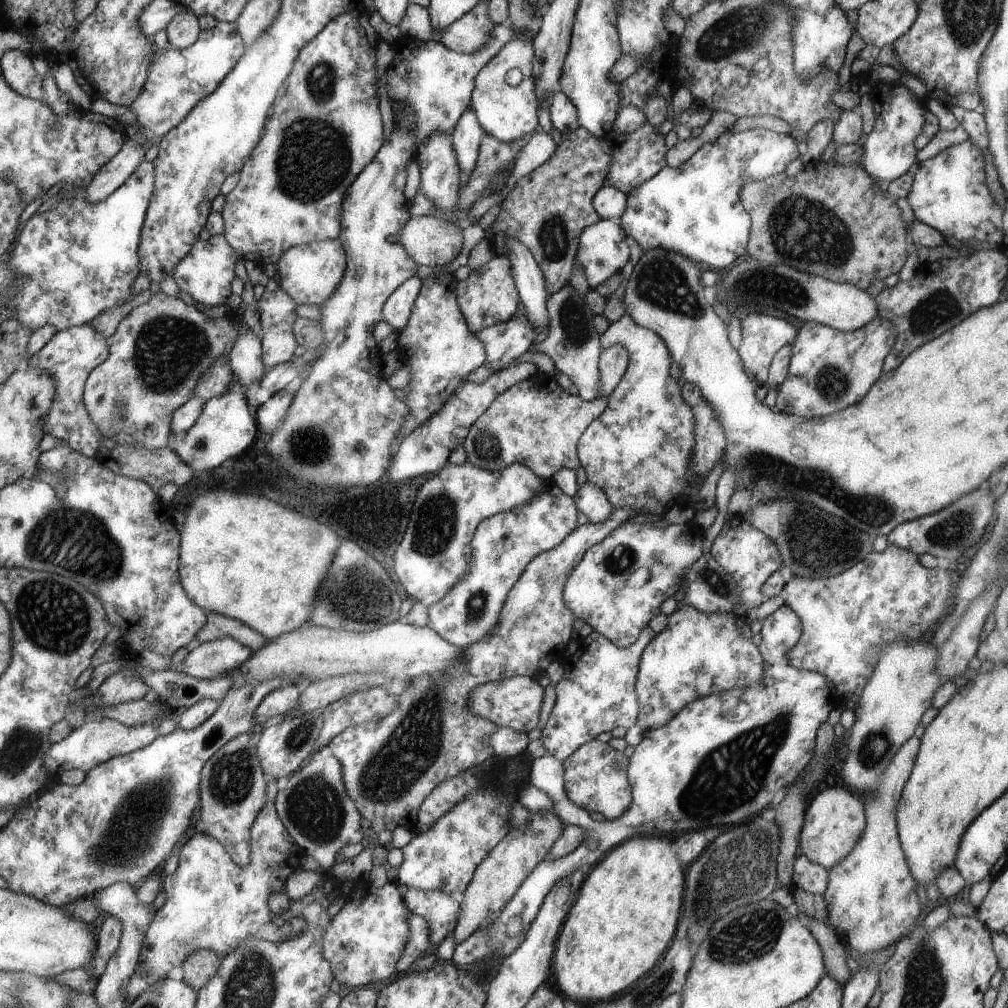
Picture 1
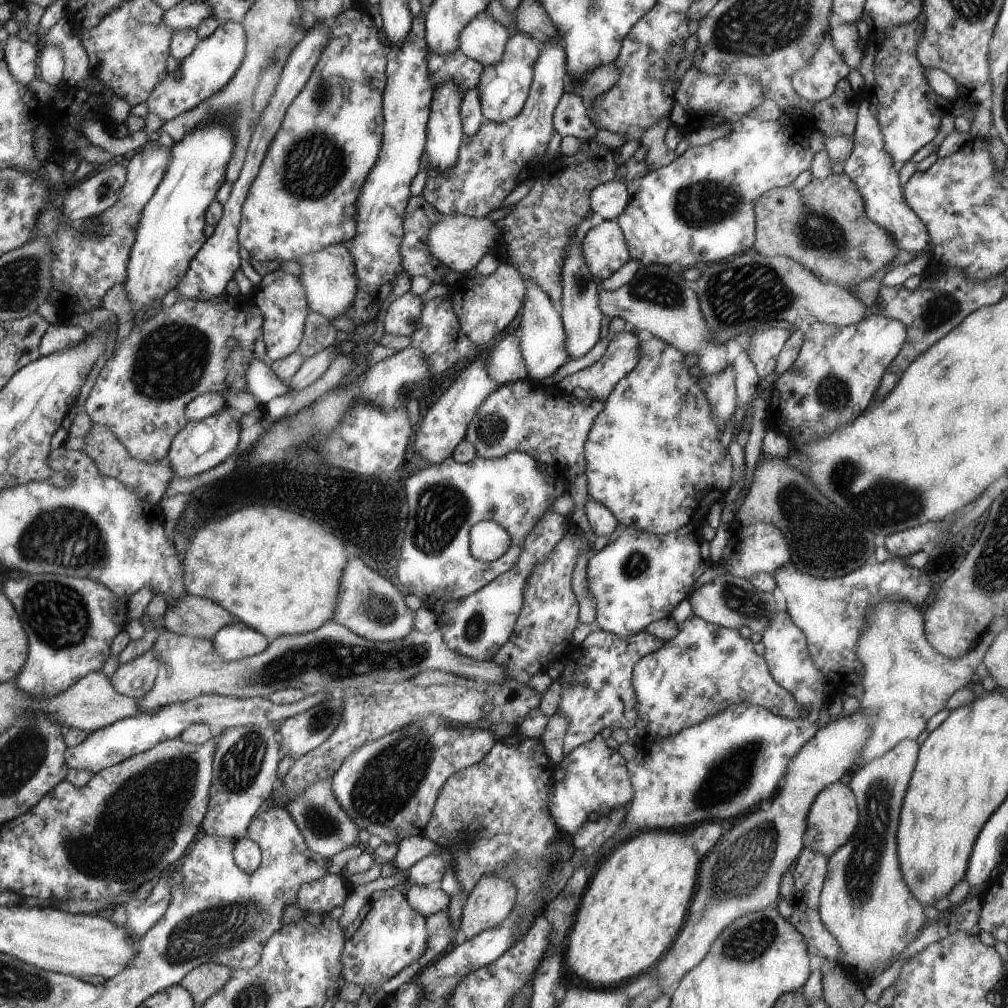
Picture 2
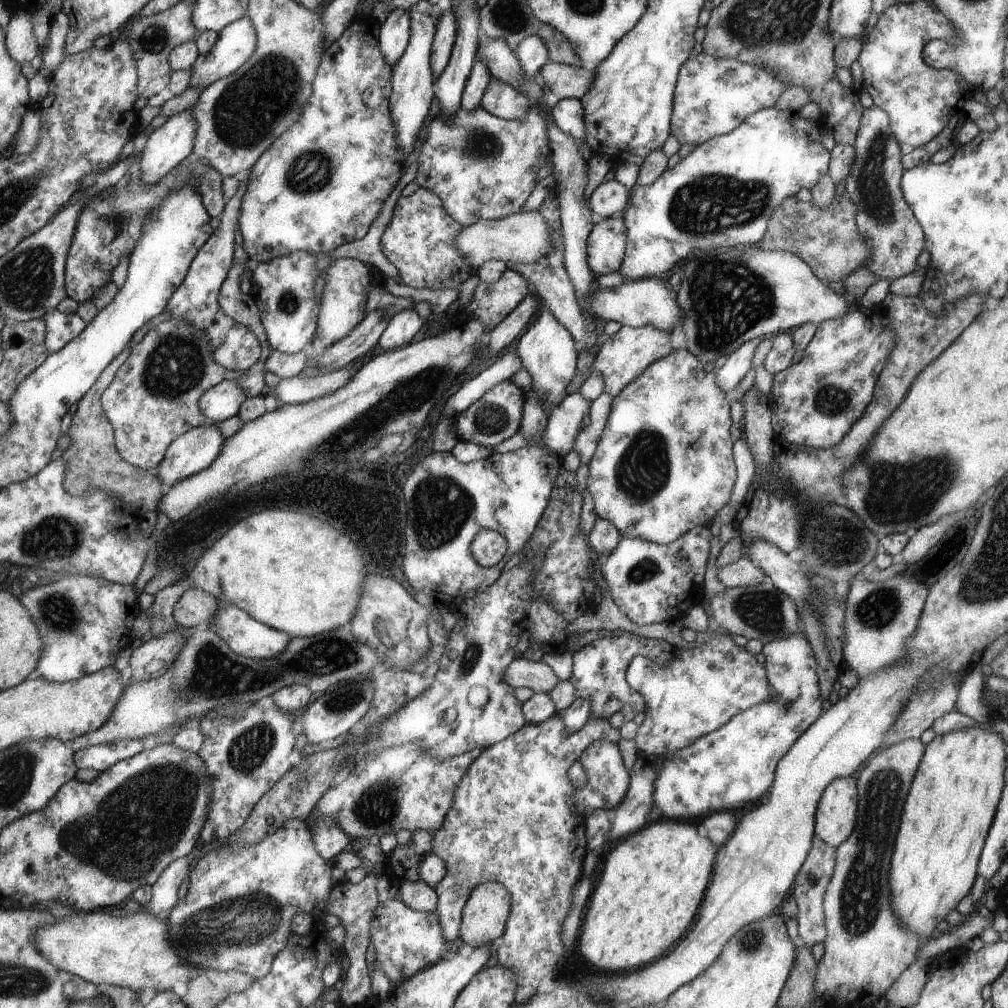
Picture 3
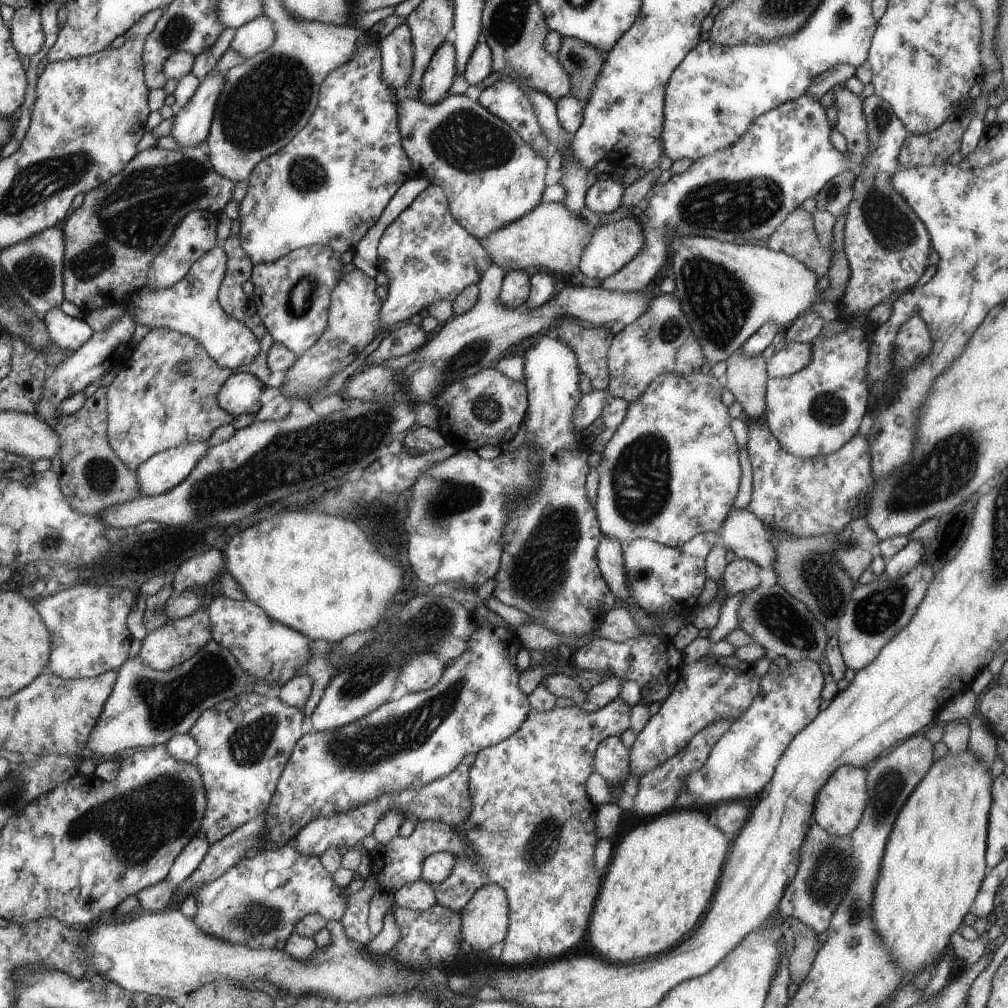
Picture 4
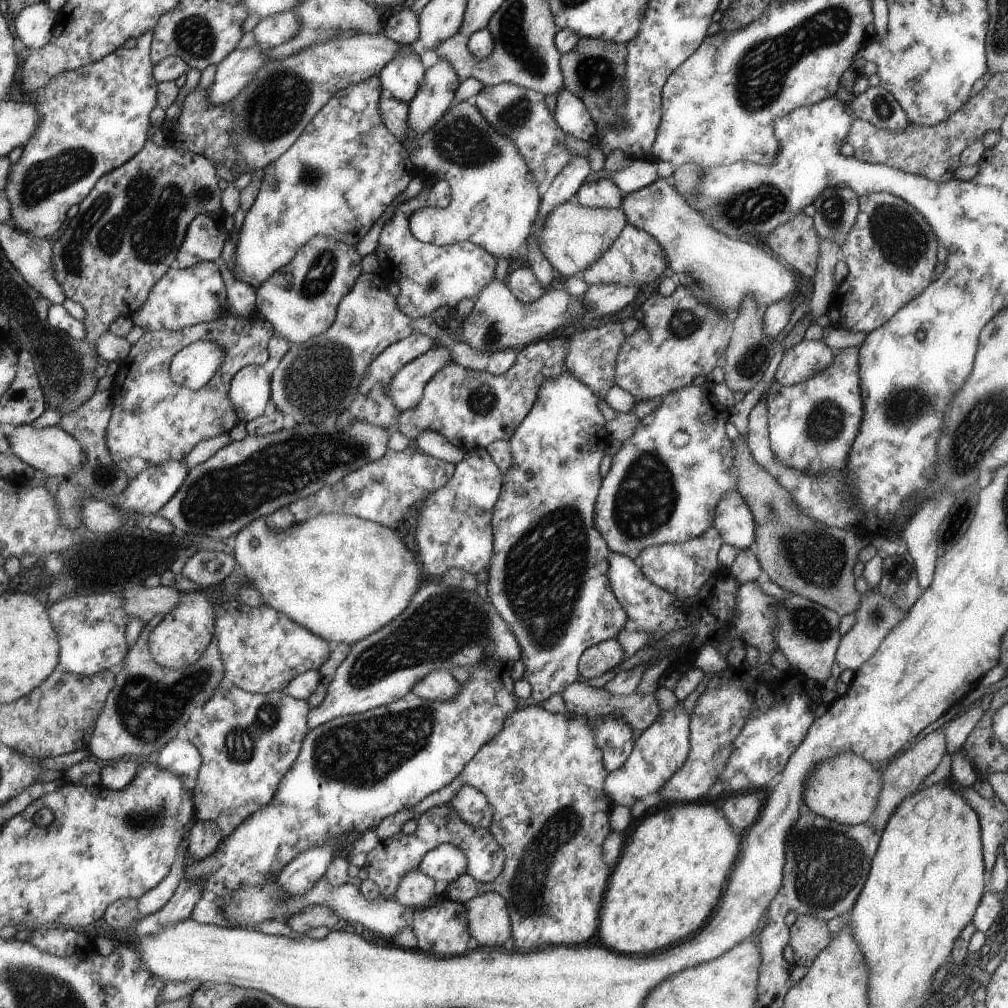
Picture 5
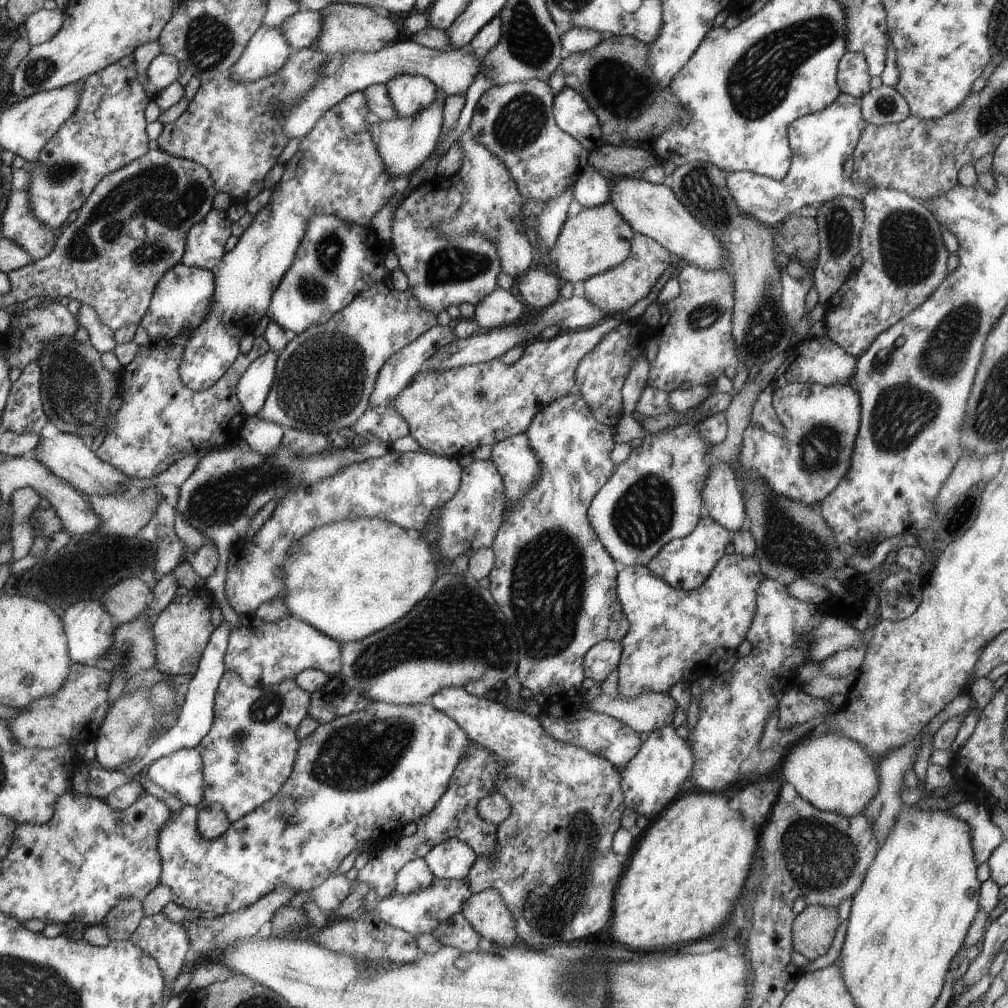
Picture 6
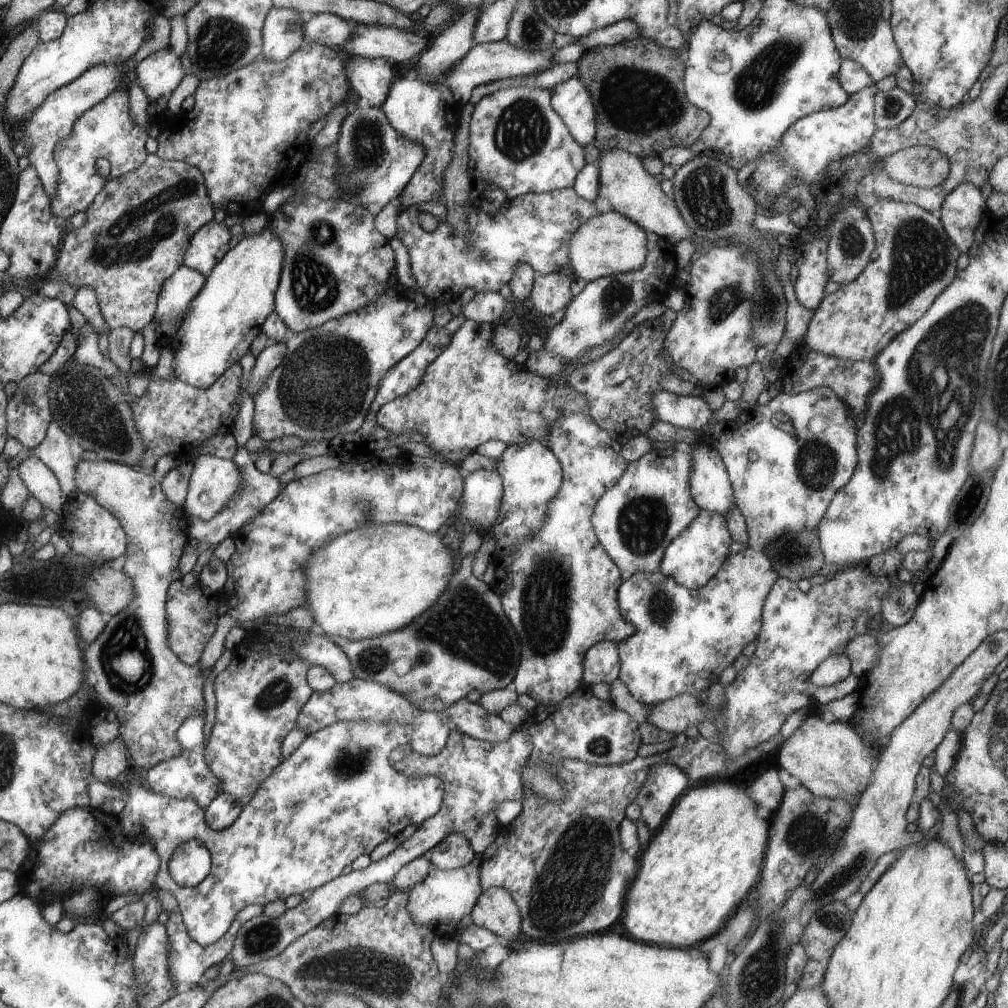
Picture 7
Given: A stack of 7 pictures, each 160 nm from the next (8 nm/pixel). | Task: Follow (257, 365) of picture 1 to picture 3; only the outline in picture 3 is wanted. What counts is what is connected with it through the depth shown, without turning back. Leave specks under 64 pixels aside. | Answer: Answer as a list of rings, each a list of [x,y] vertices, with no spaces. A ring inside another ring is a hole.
[[[342,367],[315,377],[280,379],[273,393],[285,405],[307,403],[341,389],[357,372],[356,368]]]

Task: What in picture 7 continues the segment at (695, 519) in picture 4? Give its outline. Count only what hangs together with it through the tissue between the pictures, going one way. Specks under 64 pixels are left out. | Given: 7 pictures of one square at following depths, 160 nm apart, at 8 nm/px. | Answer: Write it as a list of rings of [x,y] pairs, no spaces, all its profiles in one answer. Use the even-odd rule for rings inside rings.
[[[652,448],[638,461],[628,463],[623,476],[596,503],[591,516],[594,532],[606,554],[621,570],[623,581],[636,573],[658,571],[667,546],[698,516],[700,508],[691,493],[691,462],[687,448],[672,448],[664,453]]]

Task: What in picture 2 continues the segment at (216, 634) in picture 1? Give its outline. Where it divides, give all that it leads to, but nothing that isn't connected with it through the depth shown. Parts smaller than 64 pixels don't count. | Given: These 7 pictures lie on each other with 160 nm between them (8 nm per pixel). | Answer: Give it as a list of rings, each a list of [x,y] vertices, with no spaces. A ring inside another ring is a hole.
[[[184,595],[173,605],[170,605],[163,616],[162,622],[166,630],[179,635],[198,635],[202,638],[214,640],[214,635],[219,632],[223,626],[232,624],[236,621],[229,610],[226,610],[220,603],[214,602],[206,597],[196,595]]]

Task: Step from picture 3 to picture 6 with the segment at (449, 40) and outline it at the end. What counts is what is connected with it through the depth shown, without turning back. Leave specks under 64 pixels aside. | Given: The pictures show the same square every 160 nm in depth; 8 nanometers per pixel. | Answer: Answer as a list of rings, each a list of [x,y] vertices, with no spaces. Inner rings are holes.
[[[439,90],[437,100],[421,111],[418,117],[401,119],[396,116],[386,120],[372,118],[368,122],[367,129],[375,140],[383,167],[393,179],[404,178],[404,176],[408,178],[408,174],[414,173],[436,150],[443,123],[445,98],[445,94]]]

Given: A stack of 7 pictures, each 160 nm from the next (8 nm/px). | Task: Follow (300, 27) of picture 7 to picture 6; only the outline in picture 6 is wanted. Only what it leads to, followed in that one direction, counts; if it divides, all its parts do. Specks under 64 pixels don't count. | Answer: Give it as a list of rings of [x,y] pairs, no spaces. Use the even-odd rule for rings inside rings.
[[[262,25],[230,70],[230,77],[246,82],[276,74],[286,64],[290,47],[280,27]]]

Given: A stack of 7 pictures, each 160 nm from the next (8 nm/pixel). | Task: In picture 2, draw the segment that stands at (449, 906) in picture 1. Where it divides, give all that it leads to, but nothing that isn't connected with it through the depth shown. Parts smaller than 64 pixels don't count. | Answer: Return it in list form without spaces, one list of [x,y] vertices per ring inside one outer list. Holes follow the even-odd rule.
[[[412,883],[405,894],[412,908],[426,918],[439,913],[441,910],[448,909],[451,904],[450,895],[438,885],[433,887]]]

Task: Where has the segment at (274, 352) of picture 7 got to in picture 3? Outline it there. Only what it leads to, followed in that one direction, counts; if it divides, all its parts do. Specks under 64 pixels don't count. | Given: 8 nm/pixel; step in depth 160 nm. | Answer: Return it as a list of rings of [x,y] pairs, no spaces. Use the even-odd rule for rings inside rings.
[[[222,381],[203,394],[200,408],[210,420],[214,420],[217,424],[236,416],[247,398],[248,394],[239,382]]]

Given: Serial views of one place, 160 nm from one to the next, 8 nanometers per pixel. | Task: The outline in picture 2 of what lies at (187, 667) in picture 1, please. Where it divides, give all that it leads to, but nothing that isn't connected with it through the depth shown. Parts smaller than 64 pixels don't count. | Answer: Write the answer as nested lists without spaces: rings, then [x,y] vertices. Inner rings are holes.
[[[232,621],[214,635],[215,649],[227,661],[259,655],[270,644],[267,636],[242,621]]]

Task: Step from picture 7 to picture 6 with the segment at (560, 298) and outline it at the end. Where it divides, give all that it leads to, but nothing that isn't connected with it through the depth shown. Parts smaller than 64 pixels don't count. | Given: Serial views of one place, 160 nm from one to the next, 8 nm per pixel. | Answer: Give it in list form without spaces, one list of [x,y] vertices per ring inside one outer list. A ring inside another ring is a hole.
[[[527,270],[527,273],[518,280],[518,290],[526,304],[530,304],[536,310],[547,309],[550,304],[558,300],[560,292],[560,280],[556,274],[548,270]]]

